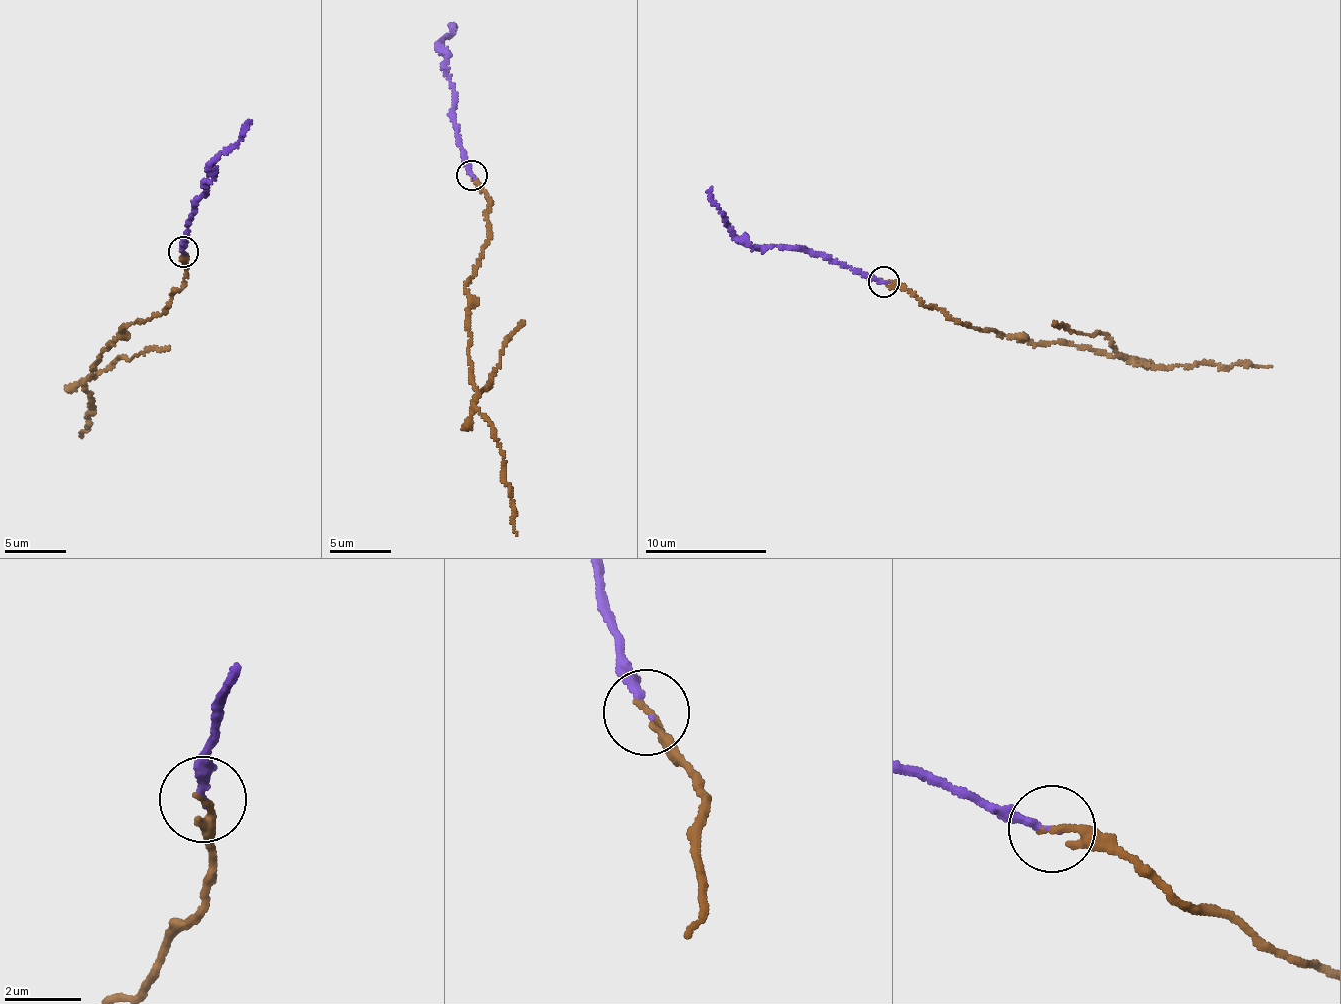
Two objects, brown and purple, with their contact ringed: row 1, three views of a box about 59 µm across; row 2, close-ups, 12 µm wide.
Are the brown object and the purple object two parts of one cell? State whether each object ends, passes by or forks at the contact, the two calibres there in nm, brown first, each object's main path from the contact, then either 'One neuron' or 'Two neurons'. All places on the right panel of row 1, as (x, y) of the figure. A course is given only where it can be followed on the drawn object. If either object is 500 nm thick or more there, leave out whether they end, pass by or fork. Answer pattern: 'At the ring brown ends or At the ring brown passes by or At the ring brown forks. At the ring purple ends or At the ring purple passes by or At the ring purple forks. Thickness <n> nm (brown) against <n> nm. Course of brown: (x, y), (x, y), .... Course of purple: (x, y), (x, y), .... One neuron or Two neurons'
At the ring brown passes by. At the ring purple ends. Thickness 130 nm (brown) against 170 nm. Course of brown: (884, 282), (908, 289), (925, 307), (945, 309), (961, 324), (1035, 343), (1084, 346), (1152, 366), (1272, 366). Course of purple: (884, 282), (809, 251), (760, 249), (744, 243), (736, 238), (711, 187). Two neurons

